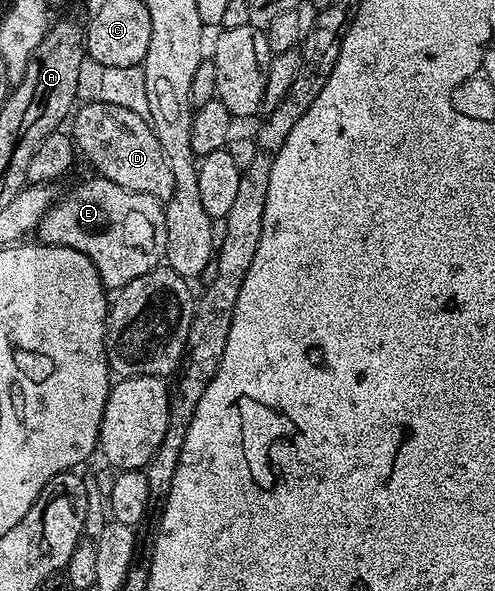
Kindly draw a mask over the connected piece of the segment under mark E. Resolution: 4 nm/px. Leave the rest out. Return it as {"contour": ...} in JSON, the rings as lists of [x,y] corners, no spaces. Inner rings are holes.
{"contour":[[[102,178],[83,180],[72,192],[58,197],[43,215],[37,232],[44,241],[85,254],[93,262],[103,287],[124,288],[133,278],[160,267],[167,255],[165,208],[157,198],[137,190],[125,190]]]}

